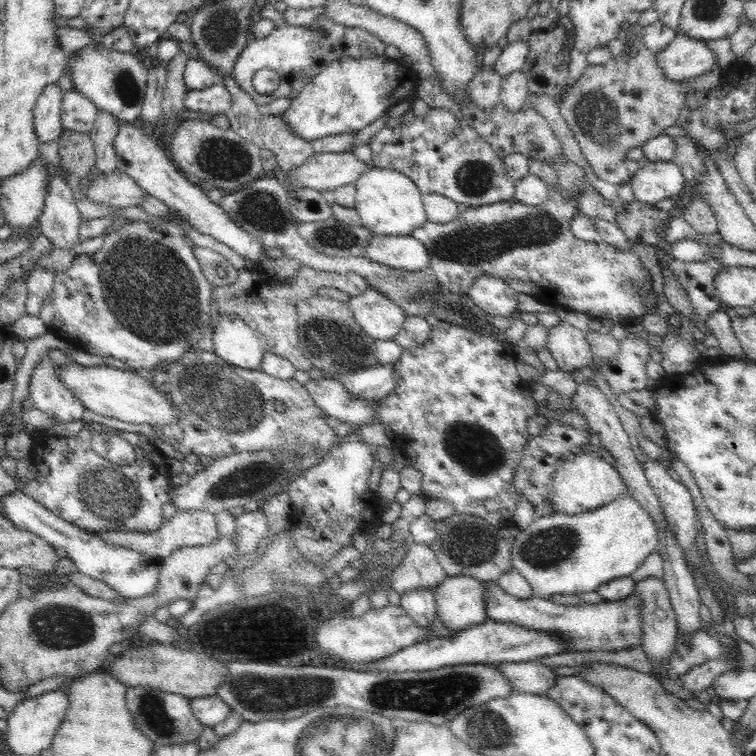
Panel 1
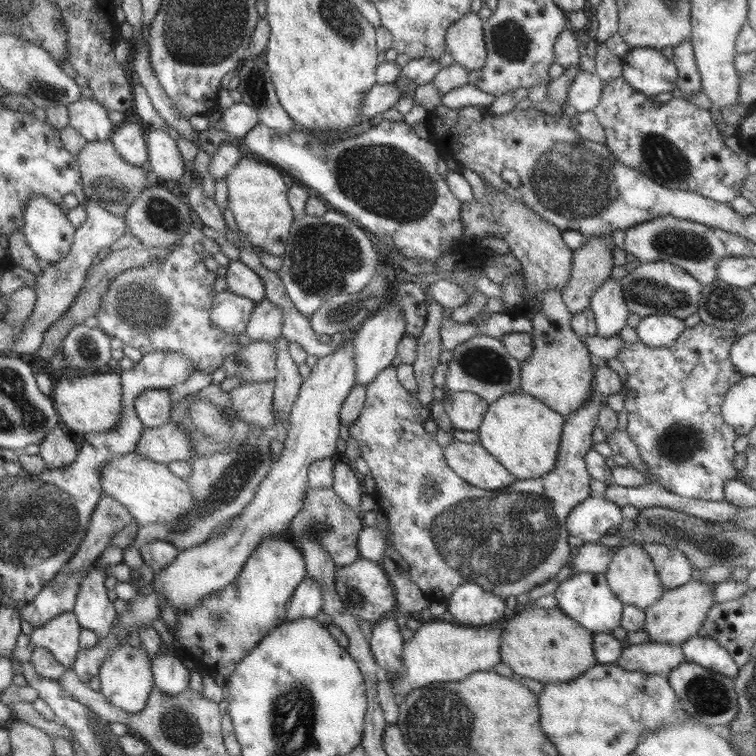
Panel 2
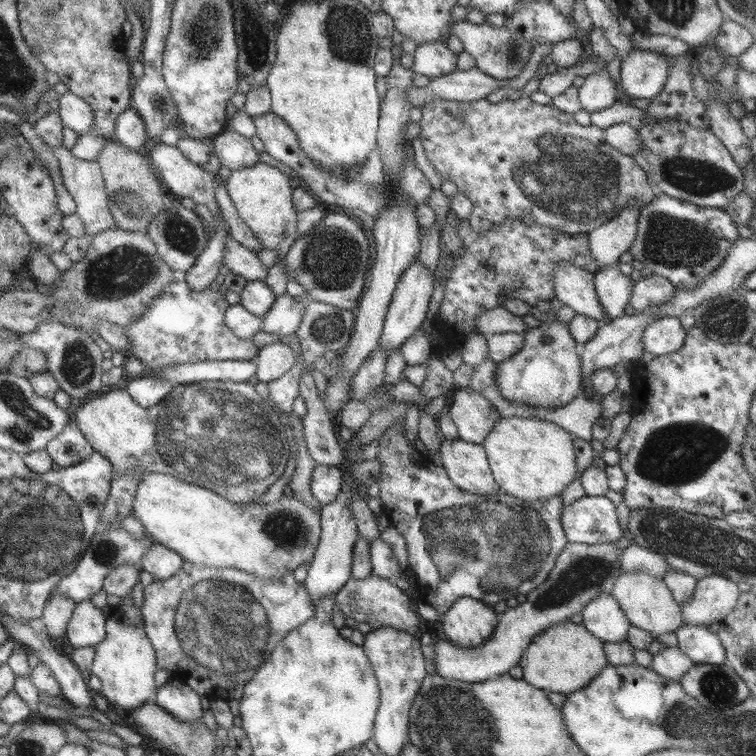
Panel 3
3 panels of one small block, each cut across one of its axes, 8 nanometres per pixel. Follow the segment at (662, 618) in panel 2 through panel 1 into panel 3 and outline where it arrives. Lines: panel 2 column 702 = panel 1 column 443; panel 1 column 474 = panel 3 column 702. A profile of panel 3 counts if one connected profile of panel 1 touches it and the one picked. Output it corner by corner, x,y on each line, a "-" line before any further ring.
720,574
698,581
693,597
681,606
684,624
709,626
722,623
741,595
738,583

